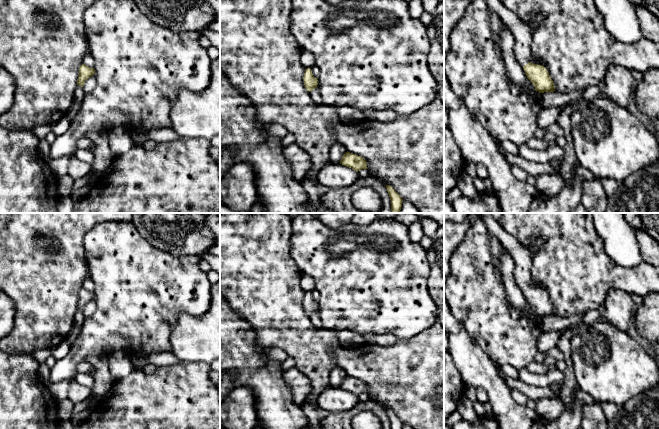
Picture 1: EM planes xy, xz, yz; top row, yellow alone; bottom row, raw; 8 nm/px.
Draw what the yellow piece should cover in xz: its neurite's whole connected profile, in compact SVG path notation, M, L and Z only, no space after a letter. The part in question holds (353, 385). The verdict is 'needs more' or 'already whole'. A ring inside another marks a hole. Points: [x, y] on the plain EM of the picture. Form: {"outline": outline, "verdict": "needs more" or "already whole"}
{"outline": "M348 375L343 379L342 383L340 384L340 388L353 393L356 396L362 393L368 393L367 386L363 381Z", "verdict": "already whole"}

